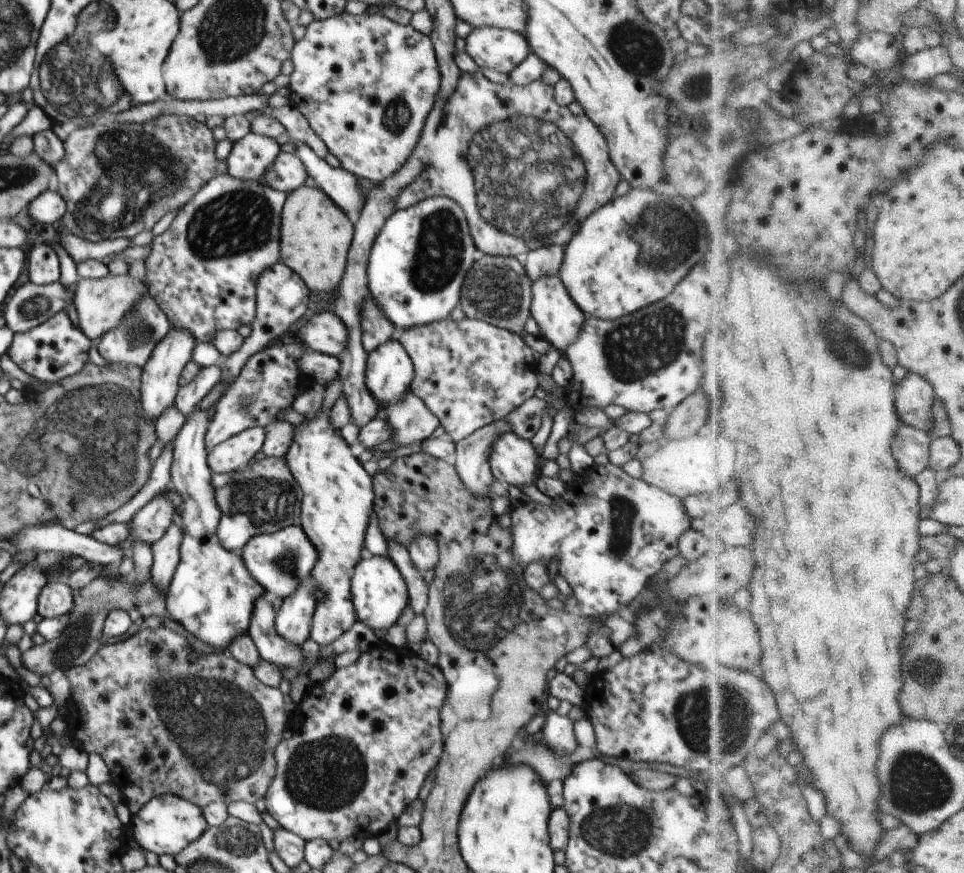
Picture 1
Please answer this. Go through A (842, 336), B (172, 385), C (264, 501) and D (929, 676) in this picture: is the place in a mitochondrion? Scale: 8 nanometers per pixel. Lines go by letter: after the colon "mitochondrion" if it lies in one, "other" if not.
A: mitochondrion
B: other
C: mitochondrion
D: mitochondrion

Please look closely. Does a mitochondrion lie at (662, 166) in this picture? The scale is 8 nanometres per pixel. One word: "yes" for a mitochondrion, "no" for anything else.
no

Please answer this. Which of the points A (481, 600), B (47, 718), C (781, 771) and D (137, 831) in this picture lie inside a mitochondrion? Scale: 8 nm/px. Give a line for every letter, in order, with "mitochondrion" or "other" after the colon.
A: mitochondrion
B: other
C: other
D: other

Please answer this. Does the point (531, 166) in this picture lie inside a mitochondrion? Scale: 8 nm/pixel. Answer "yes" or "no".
yes

